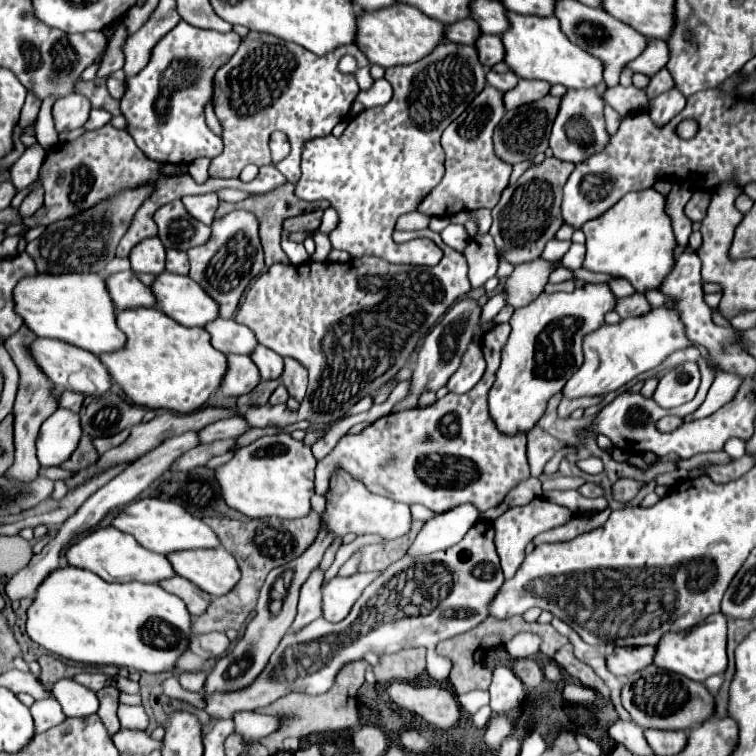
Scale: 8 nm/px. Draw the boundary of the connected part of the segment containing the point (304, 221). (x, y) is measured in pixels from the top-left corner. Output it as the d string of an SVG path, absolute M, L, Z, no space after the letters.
M311 211L311 213L299 215L299 217L287 219L283 223L283 229L285 231L315 231L321 223L321 215L323 215L323 211Z

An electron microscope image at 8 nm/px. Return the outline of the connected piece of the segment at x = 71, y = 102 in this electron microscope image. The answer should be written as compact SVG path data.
M71 93L63 99L57 99L53 105L53 121L57 133L83 127L89 117L89 111L91 111L89 99L79 93Z

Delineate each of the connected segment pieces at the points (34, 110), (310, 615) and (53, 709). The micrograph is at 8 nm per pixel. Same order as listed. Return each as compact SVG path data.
M29 93L29 95L27 95L27 101L25 101L23 109L21 109L21 119L19 119L19 127L21 127L21 129L31 127L31 123L37 119L39 105L41 105L41 101L39 101L35 95Z
M315 569L313 575L303 583L299 597L299 613L291 625L291 631L299 631L317 617L321 617L321 587L319 587L321 581L323 581L323 573Z
M49 697L45 701L35 701L31 705L31 715L35 719L37 733L43 733L43 731L51 729L53 725L57 725L65 719L65 713L63 713L63 709L61 709L61 705L55 697Z

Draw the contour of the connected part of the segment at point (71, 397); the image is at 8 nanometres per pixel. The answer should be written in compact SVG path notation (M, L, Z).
M63 391L63 393L61 393L59 407L63 407L63 409L69 409L69 411L73 411L73 413L79 413L79 409L81 409L81 403L83 403L83 395L79 395L79 393L73 393L73 391Z

